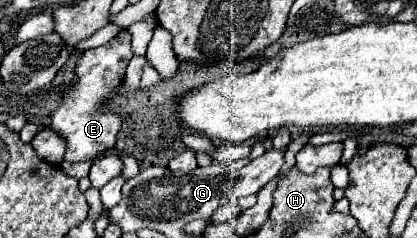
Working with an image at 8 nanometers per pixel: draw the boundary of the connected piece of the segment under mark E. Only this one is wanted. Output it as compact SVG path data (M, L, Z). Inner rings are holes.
M127 29L121 31L119 37L101 45L97 49L89 49L77 61L77 83L67 91L61 107L51 117L51 129L59 133L65 141L65 161L97 161L115 145L115 137L121 129L121 115L107 111L101 107L105 99L111 97L113 87L119 85L125 77L125 69L133 57L131 51L131 33Z

